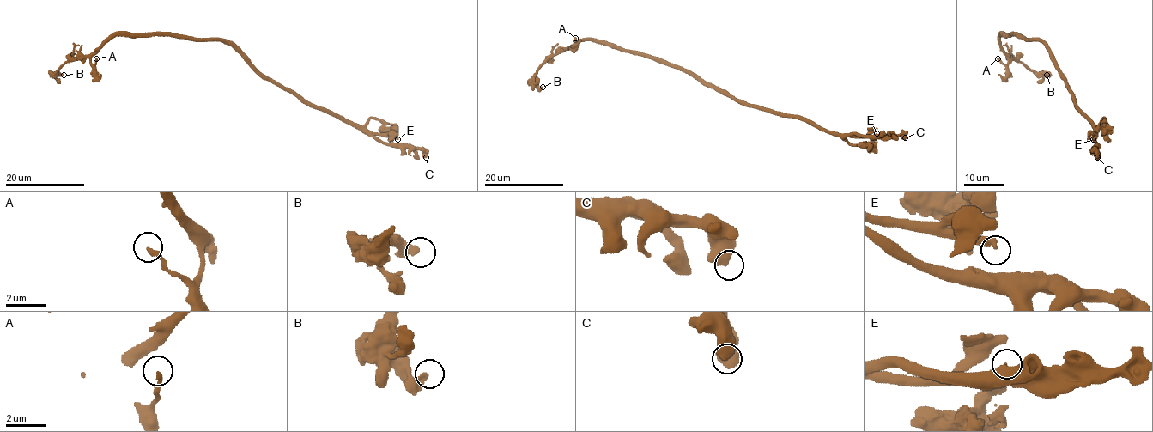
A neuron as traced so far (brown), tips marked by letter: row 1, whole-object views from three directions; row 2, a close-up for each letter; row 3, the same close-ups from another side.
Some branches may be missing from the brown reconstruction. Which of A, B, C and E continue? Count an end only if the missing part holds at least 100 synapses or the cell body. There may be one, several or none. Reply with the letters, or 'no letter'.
E

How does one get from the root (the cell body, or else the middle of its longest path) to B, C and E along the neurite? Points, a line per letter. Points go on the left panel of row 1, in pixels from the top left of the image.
B: (235, 50), (220, 40), (194, 40), (179, 35), (113, 35), (92, 53), (70, 58), (56, 72), (63, 75)
C: (235, 50), (262, 74), (307, 101), (359, 124), (384, 142), (418, 147), (426, 157)
E: (235, 50), (262, 74), (307, 101), (370, 131), (385, 133), (397, 139)

